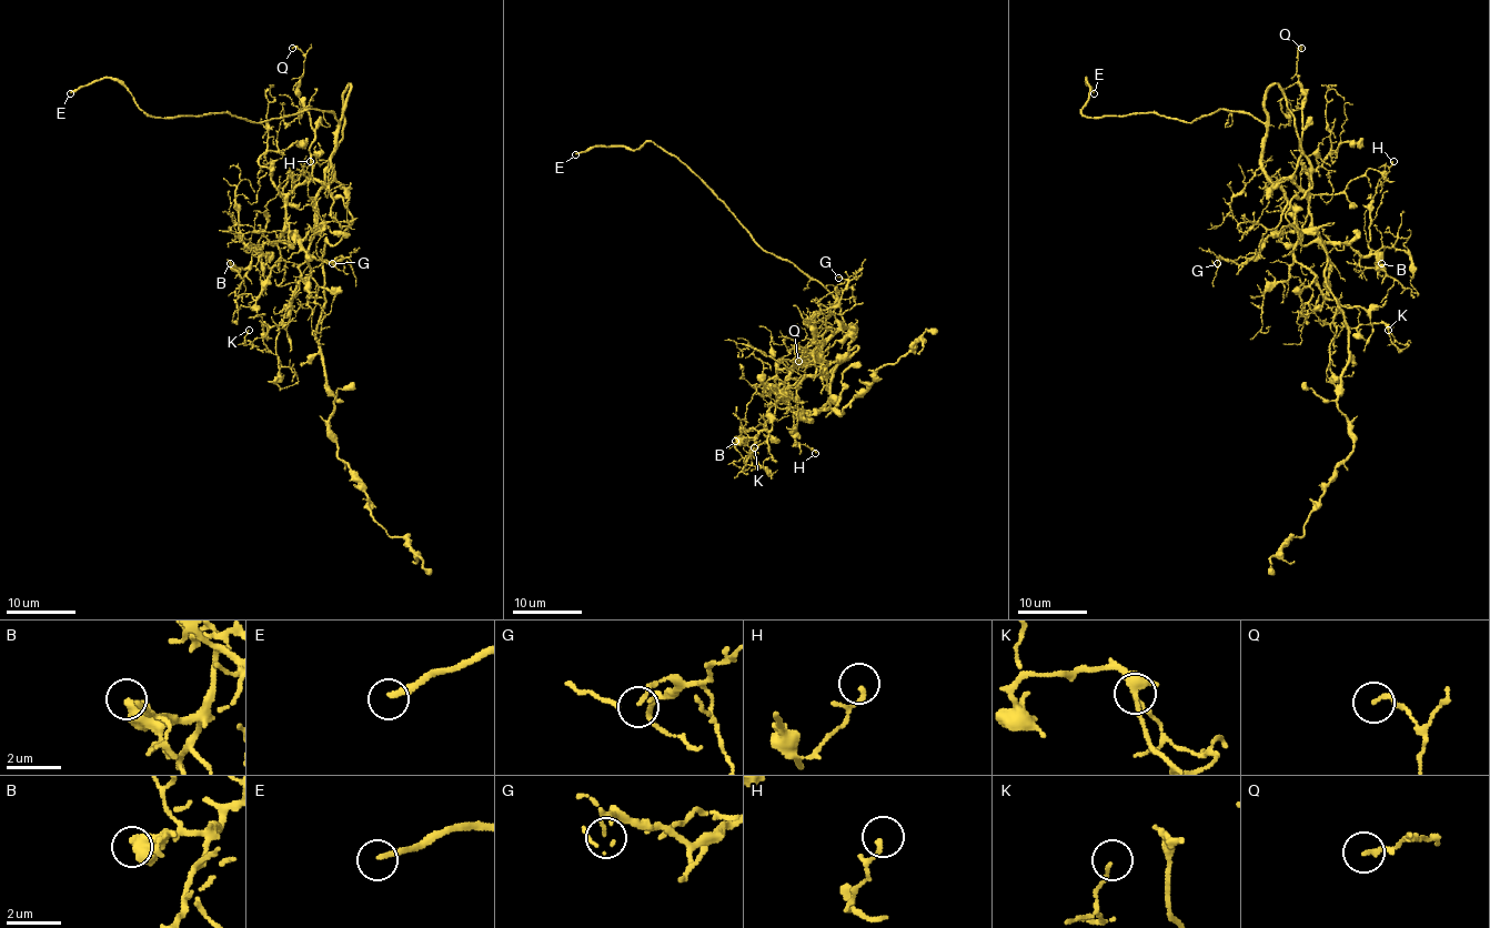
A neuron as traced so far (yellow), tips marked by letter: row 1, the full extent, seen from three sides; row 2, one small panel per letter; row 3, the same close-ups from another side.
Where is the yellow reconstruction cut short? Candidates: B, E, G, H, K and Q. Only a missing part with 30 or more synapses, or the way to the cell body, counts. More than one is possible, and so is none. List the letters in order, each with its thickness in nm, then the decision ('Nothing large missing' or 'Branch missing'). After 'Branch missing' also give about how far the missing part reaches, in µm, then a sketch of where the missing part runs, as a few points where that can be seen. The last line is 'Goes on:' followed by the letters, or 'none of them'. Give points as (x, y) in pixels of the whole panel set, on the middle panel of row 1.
B: Thickness 600 nm. Nothing large missing
E: Thickness 200 nm. Branch missing. Missing length about 15 µm. Course of what is missing: (575, 154), (532, 170), (516, 183), (520, 191)
G: Thickness 120 nm. Nothing large missing
H: Thickness 150 nm. Nothing large missing
K: Thickness 130 nm. Nothing large missing
Q: Thickness 170 nm. Nothing large missing
Goes on: E

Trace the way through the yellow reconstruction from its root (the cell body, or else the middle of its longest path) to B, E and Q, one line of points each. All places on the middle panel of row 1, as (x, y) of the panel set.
B: (831, 371), (851, 355), (852, 324), (836, 323), (793, 367), (777, 391), (765, 429), (735, 441)
E: (831, 371), (851, 355), (855, 336), (839, 303), (768, 253), (683, 163), (652, 142), (575, 154)
Q: (831, 371), (851, 355), (852, 324), (836, 323), (817, 349), (821, 363), (798, 361)

